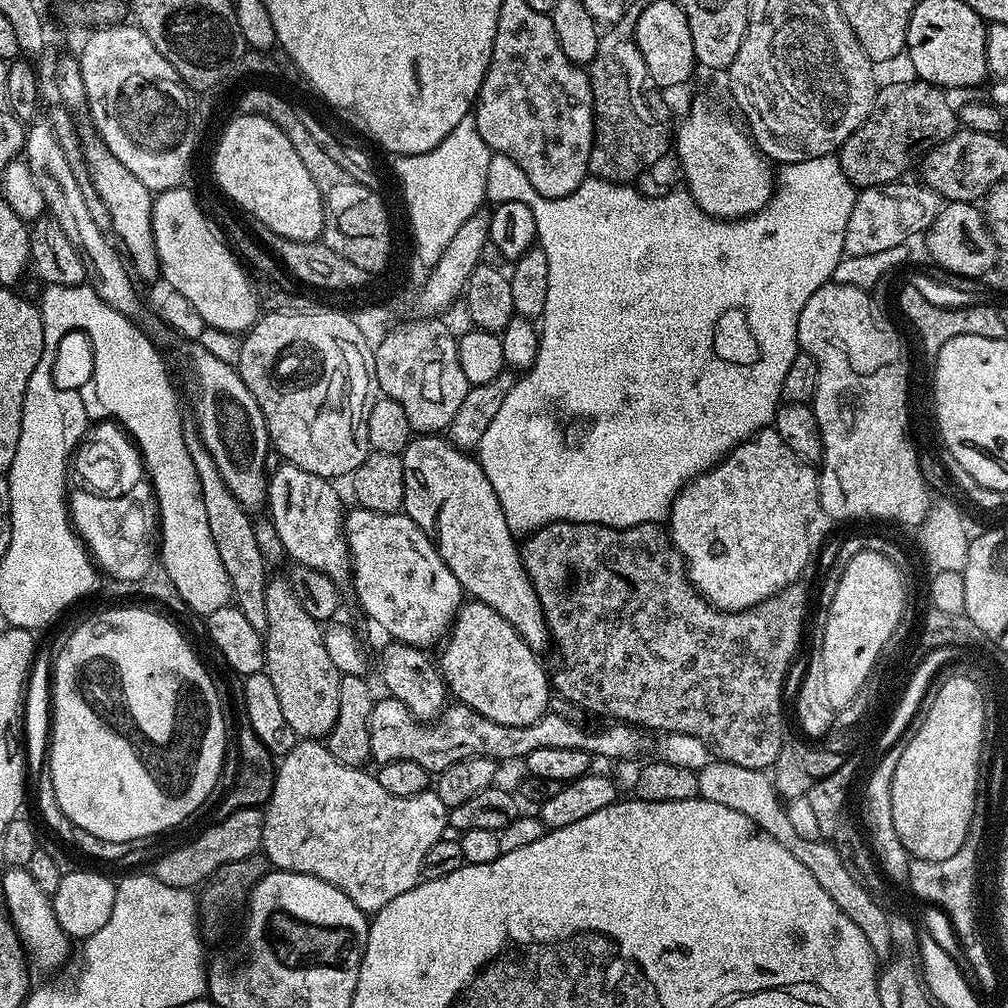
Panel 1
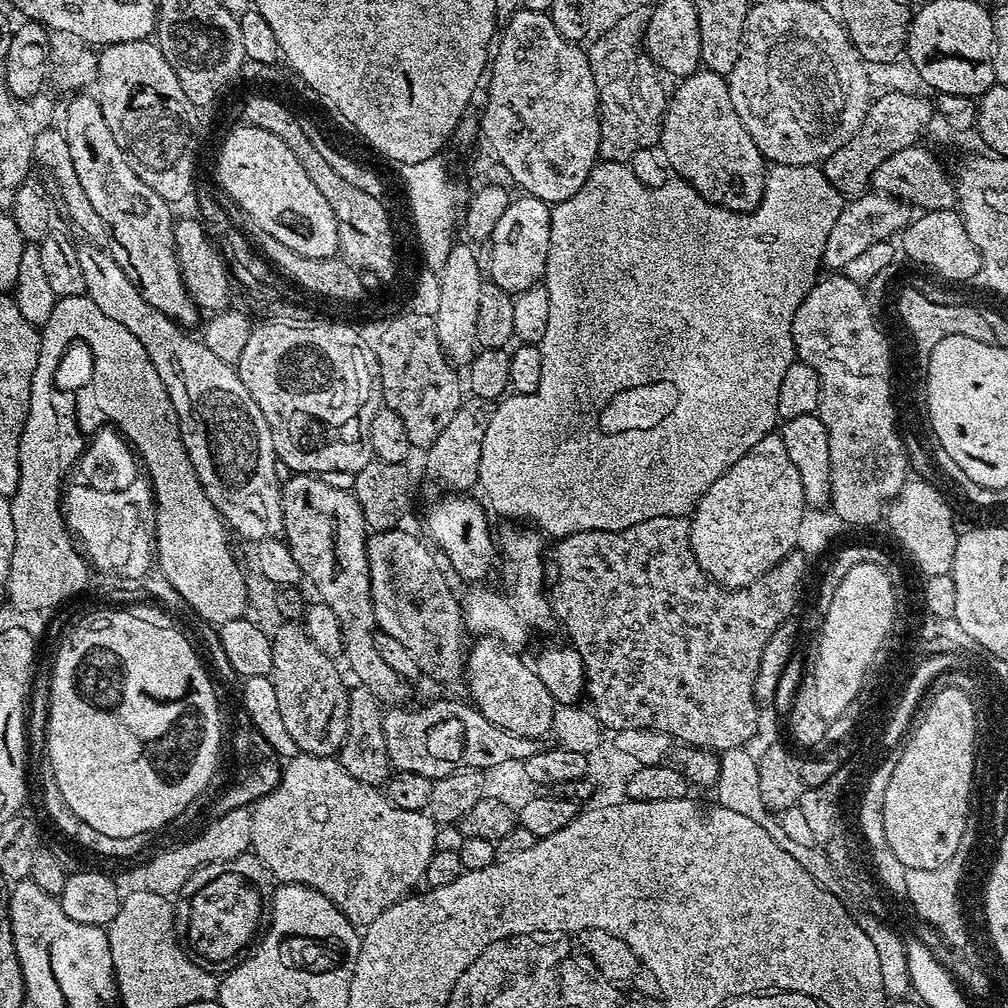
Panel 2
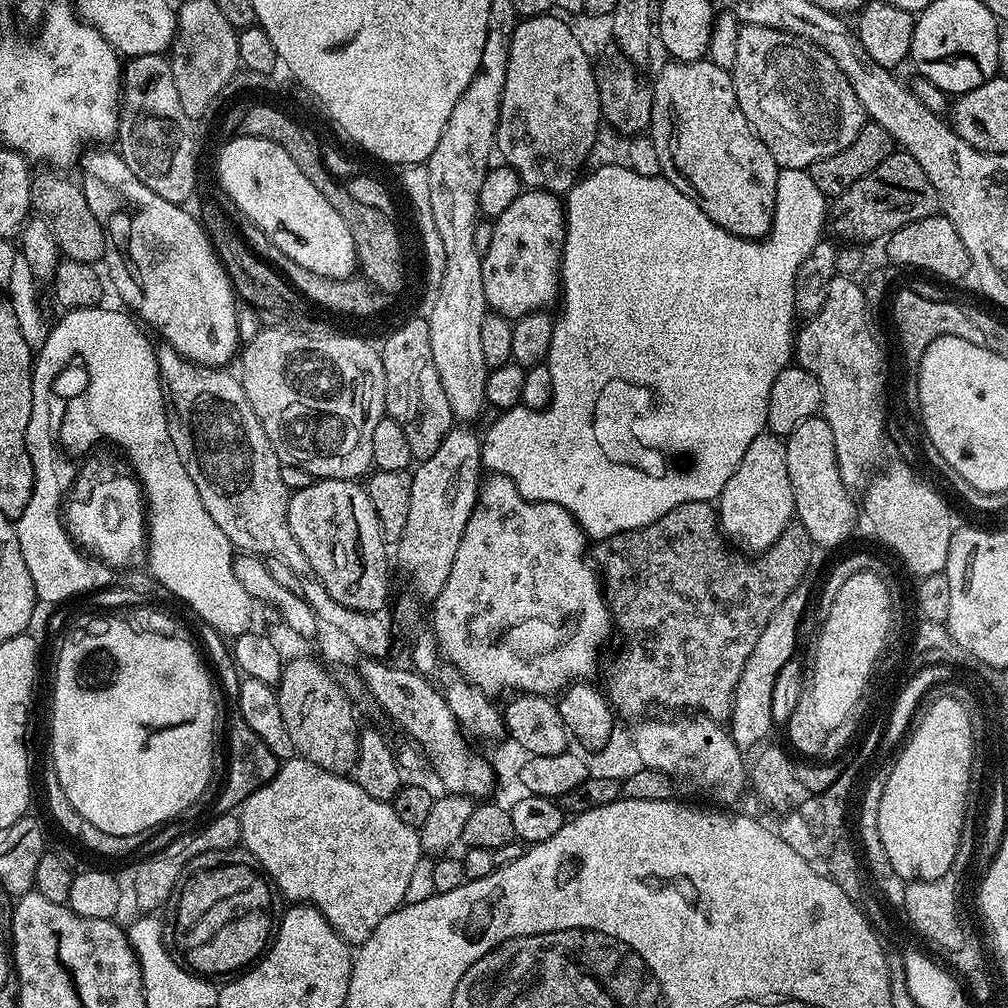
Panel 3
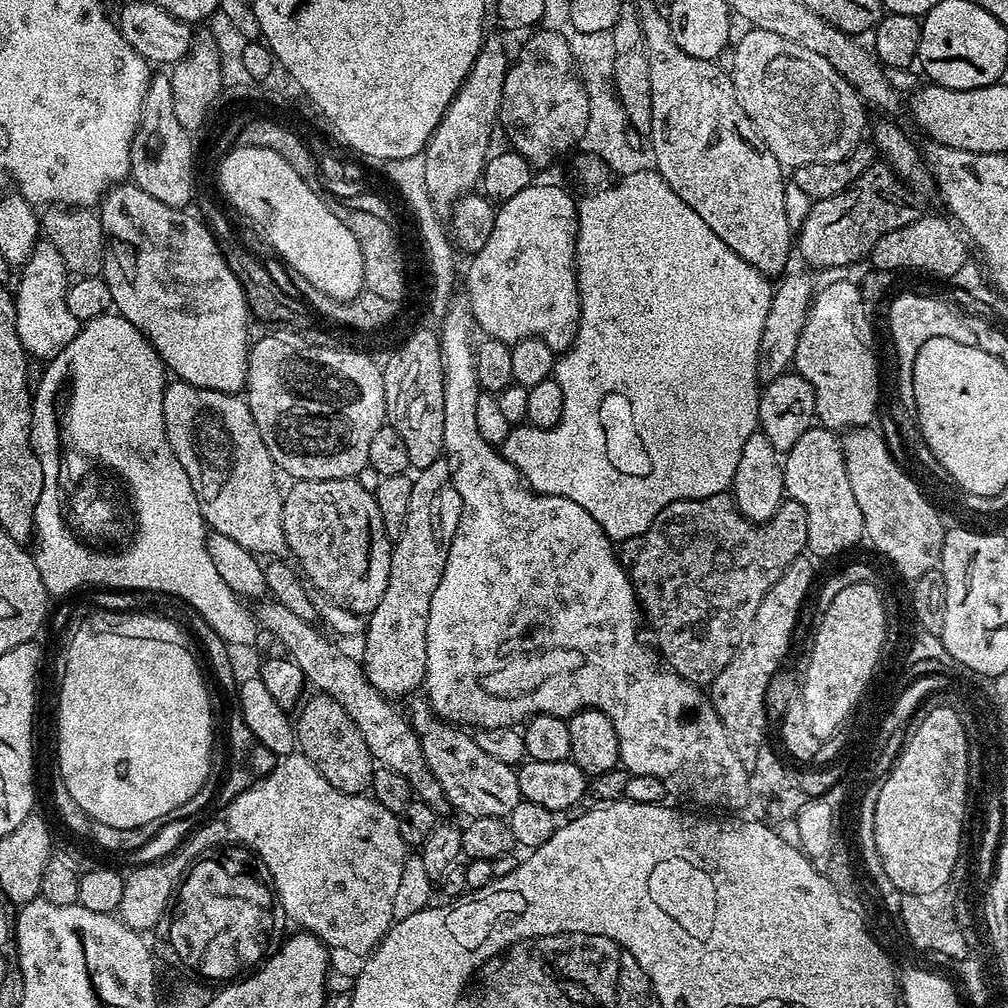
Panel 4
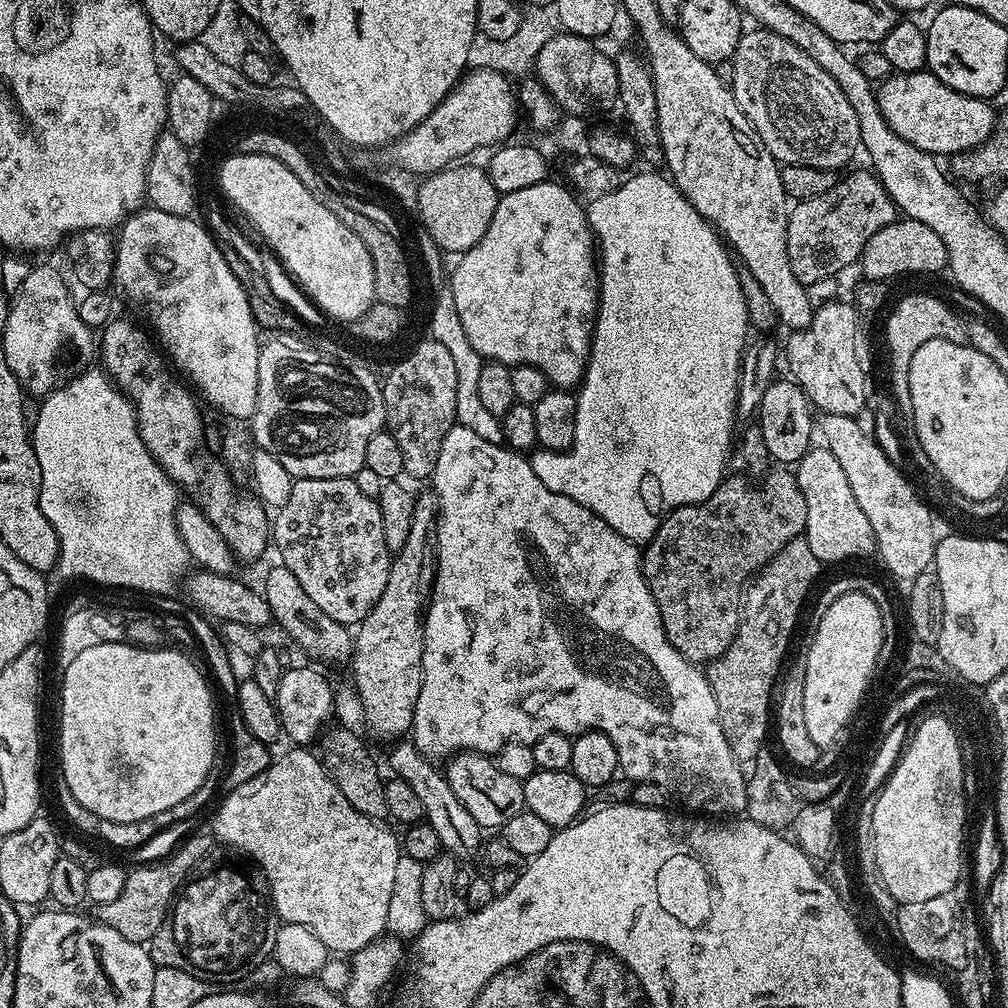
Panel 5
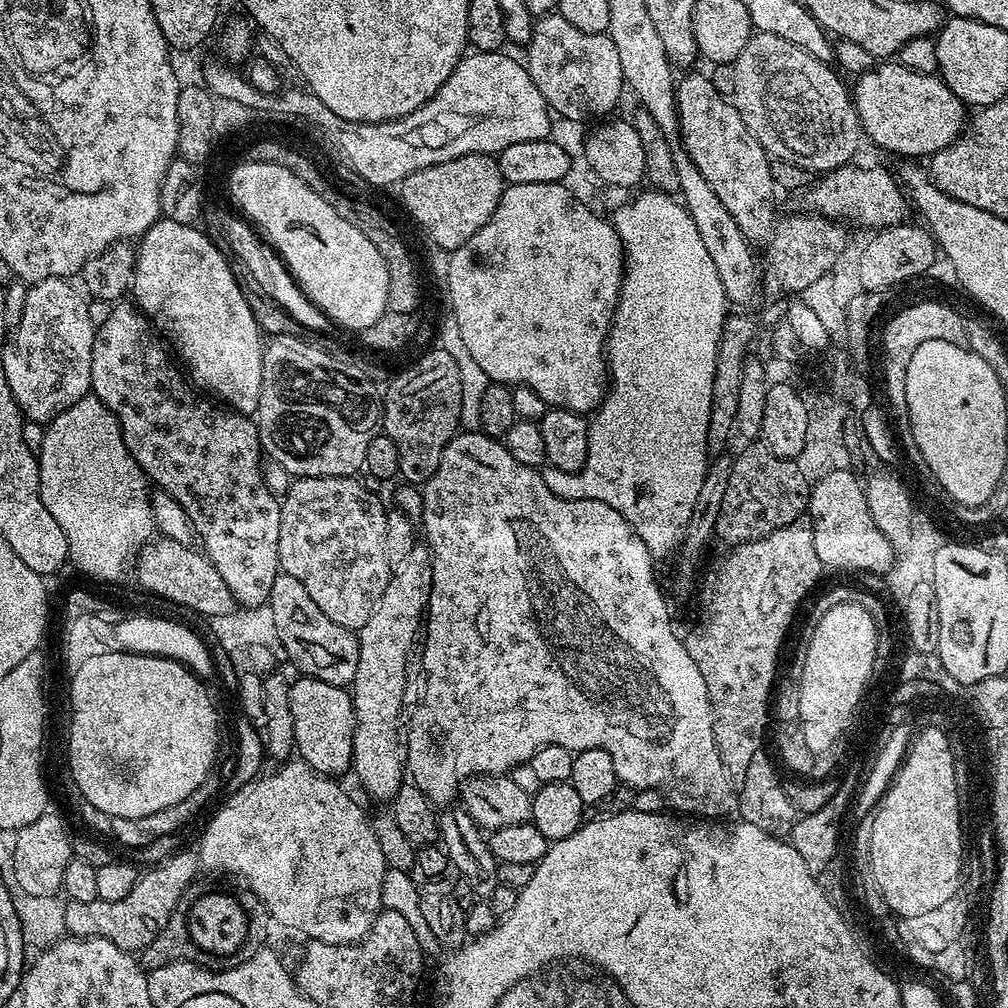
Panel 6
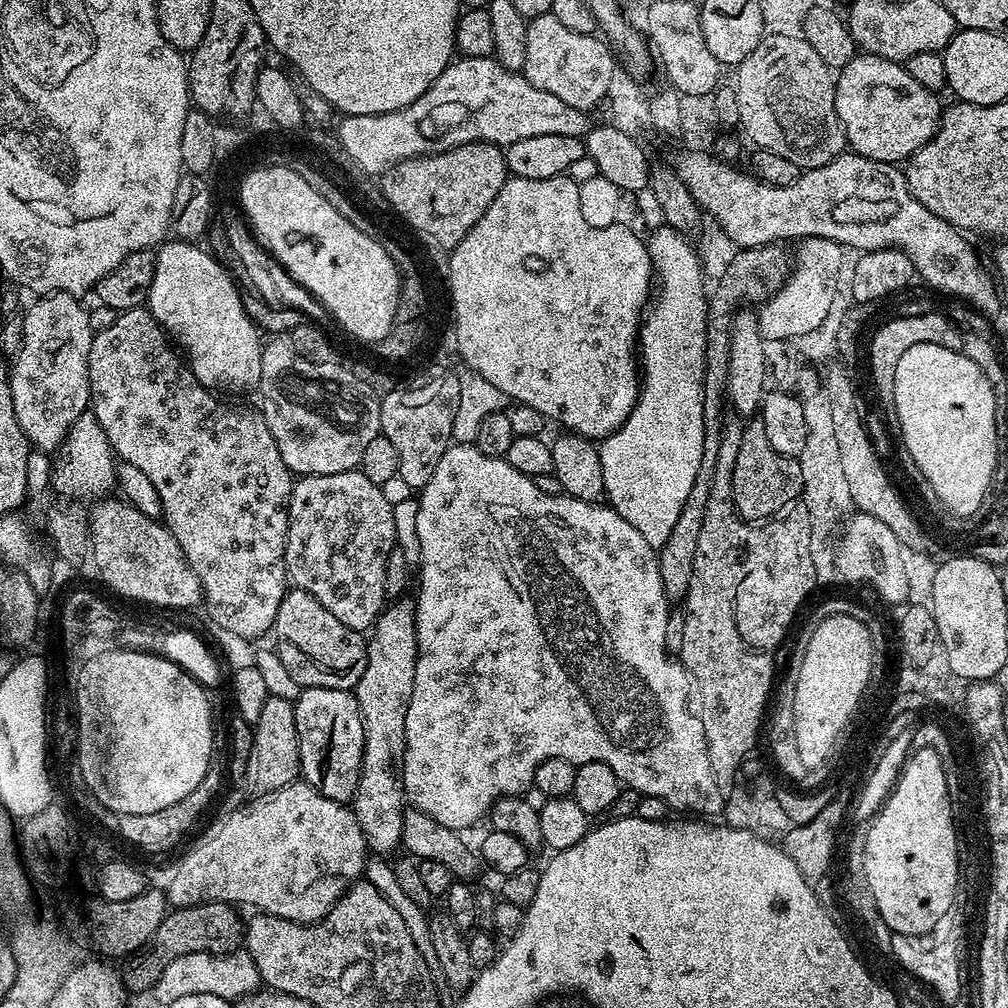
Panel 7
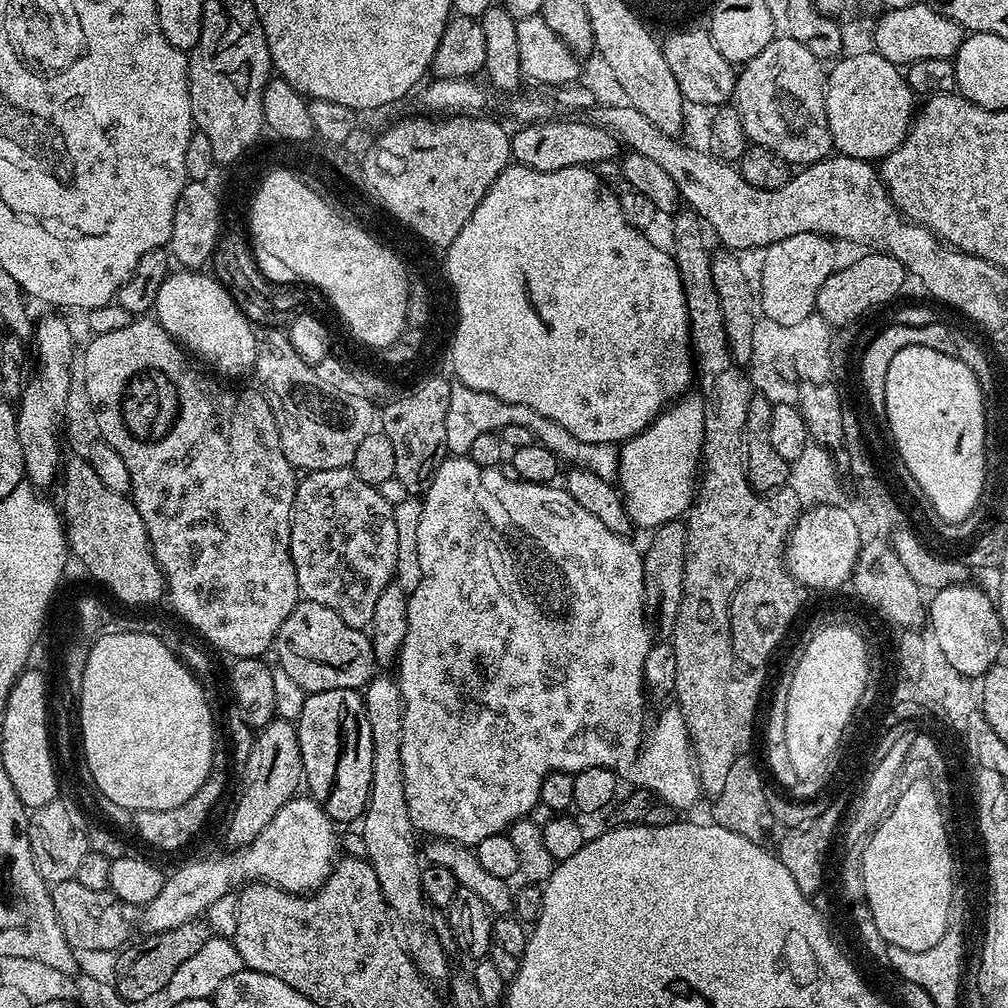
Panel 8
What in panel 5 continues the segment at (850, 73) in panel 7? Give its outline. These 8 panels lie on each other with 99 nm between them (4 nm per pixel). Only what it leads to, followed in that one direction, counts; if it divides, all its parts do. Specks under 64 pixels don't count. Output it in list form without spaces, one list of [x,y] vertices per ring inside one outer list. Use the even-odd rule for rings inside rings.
[[[927,70],[889,76],[879,85],[878,103],[894,134],[937,158],[951,158],[985,144],[992,137],[998,119],[997,109],[992,109],[987,99],[962,94]]]

